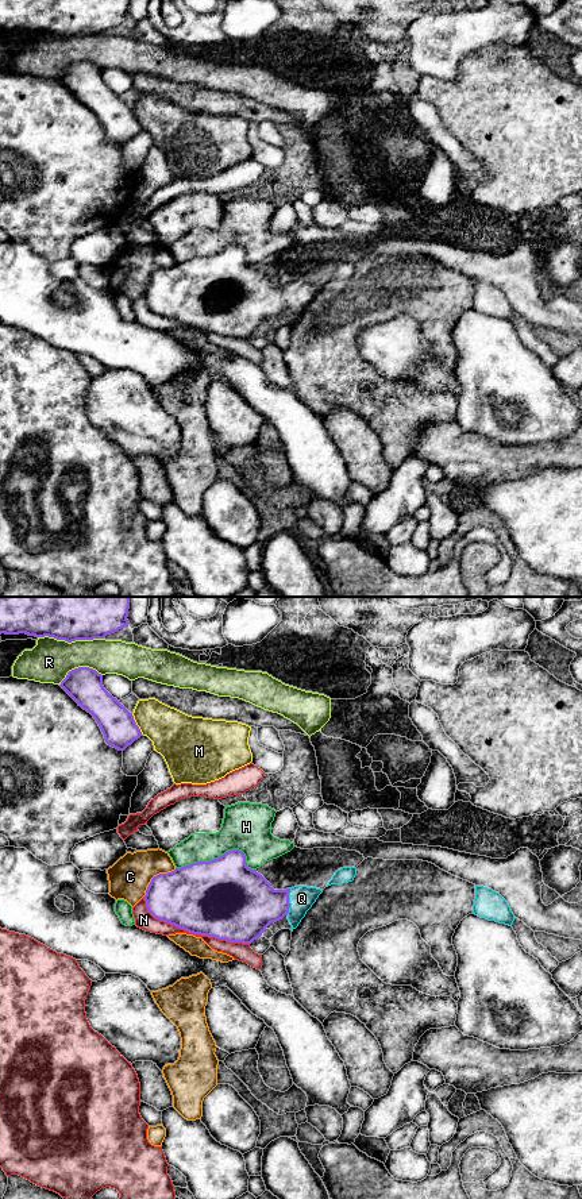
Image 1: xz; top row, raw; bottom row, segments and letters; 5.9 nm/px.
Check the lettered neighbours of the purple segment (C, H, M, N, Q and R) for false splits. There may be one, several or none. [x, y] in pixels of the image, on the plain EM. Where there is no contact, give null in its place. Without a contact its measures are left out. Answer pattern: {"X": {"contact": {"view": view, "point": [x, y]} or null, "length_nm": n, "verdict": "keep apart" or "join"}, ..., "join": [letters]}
{"C": {"contact": {"view": "xz", "point": [157, 270]}, "length_nm": 260, "verdict": "keep apart"}, "H": {"contact": {"view": "xz", "point": [220, 251]}, "length_nm": 480, "verdict": "keep apart"}, "M": {"contact": {"view": "xz", "point": [135, 119]}, "length_nm": 140, "verdict": "keep apart"}, "N": {"contact": {"view": "xz", "point": [192, 327]}, "length_nm": 700, "verdict": "keep apart"}, "Q": {"contact": {"view": "xz", "point": [288, 297]}, "length_nm": 160, "verdict": "join"}, "R": {"contact": {"view": "xz", "point": [70, 37]}, "length_nm": 400, "verdict": "keep apart"}, "join": ["Q"]}

